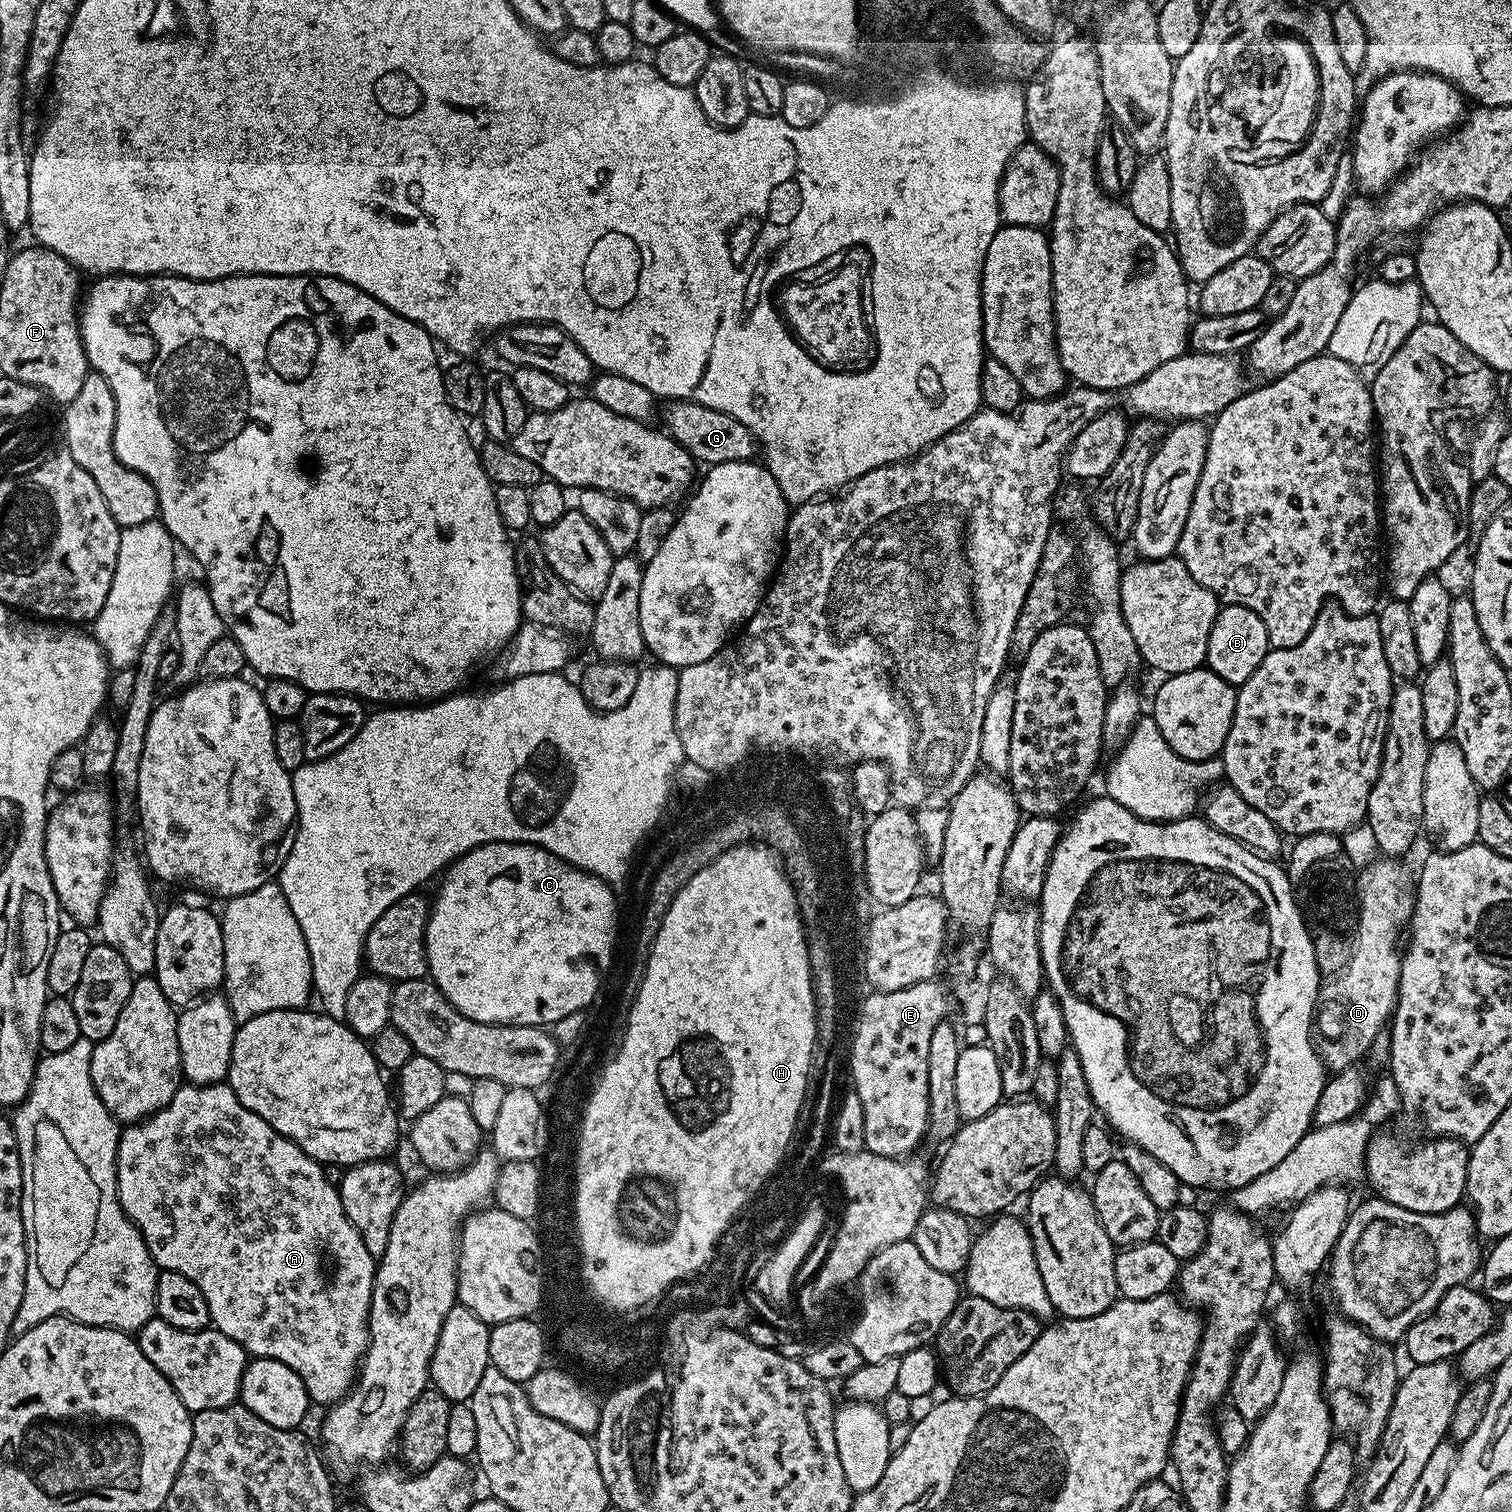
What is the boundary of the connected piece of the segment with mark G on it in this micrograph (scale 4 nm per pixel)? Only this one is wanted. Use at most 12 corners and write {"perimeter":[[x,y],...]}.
{"perimeter":[[693,400],[663,405],[669,436],[704,466],[752,460],[754,434]]}

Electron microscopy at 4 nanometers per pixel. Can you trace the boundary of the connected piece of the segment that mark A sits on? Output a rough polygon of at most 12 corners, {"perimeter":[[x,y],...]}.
{"perimeter":[[226,1082],[121,1131],[120,1205],[215,1331],[313,1405],[377,1261]]}

